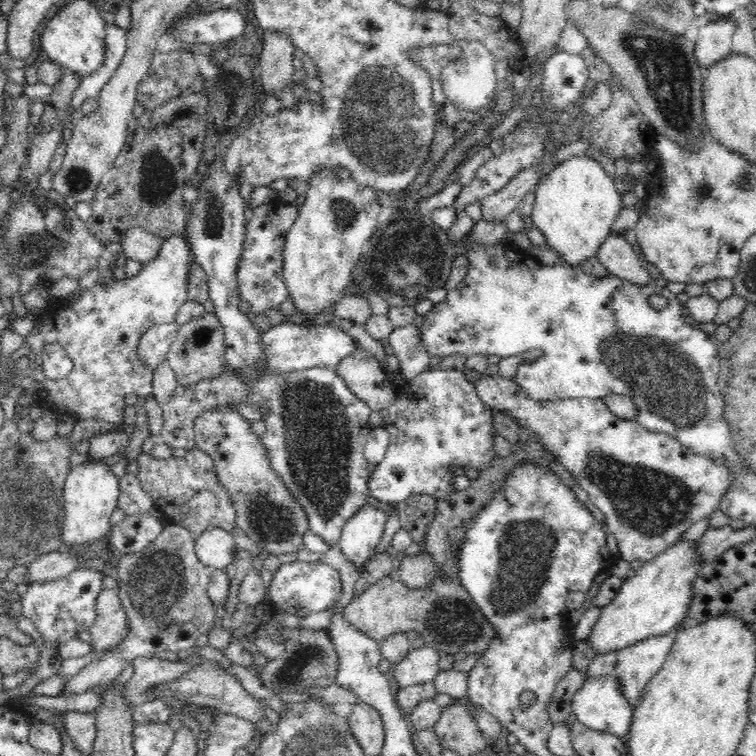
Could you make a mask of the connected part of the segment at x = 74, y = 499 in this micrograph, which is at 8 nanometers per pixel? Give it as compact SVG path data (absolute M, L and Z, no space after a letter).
M90 459L75 466L63 486L64 522L61 544L64 549L71 546L92 544L104 538L110 530L112 513L117 509L120 496L119 478L109 469L111 465L102 463L102 459Z

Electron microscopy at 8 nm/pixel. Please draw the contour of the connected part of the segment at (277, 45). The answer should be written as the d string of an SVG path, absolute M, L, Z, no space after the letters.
M261 31L263 37L262 56L260 56L260 74L263 90L272 95L288 87L294 74L294 49L287 32Z

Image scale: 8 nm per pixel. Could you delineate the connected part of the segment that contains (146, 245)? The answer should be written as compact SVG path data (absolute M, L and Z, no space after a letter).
M144 228L129 229L119 240L123 252L128 259L148 264L156 258L165 239L147 232Z

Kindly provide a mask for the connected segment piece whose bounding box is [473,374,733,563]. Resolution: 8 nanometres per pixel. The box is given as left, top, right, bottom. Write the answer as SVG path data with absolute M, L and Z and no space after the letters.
M498 374L483 375L473 385L482 402L516 419L574 475L582 490L588 493L590 502L603 513L605 524L617 540L622 560L646 563L656 558L679 542L687 528L716 511L721 498L731 489L733 470L725 466L723 458L698 456L670 434L648 431L635 420L622 420L601 398L558 398L552 402L538 402L523 391L516 378L502 378Z

